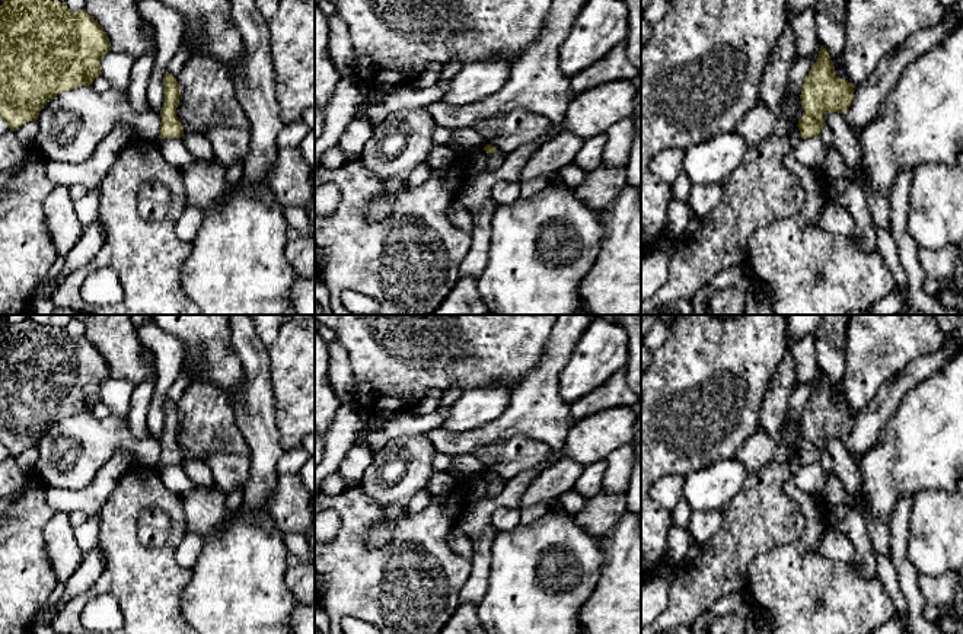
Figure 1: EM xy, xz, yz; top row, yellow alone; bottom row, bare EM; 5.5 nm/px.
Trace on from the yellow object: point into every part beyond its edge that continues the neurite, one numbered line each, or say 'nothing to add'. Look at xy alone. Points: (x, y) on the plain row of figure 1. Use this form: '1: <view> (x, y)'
nothing to add

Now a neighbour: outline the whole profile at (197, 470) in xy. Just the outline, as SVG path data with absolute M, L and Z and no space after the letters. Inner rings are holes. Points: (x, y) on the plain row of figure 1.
M198 458L186 459L181 463L185 474L197 484L203 487L214 485L214 478L210 466Z

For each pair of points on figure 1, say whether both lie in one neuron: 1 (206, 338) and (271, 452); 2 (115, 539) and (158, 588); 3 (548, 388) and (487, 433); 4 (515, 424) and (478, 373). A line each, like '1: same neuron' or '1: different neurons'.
1: different neurons
2: same neuron
3: same neuron
4: different neurons

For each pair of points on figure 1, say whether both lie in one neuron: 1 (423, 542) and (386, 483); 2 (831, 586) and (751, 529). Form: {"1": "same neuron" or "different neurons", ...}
{"1": "different neurons", "2": "different neurons"}

